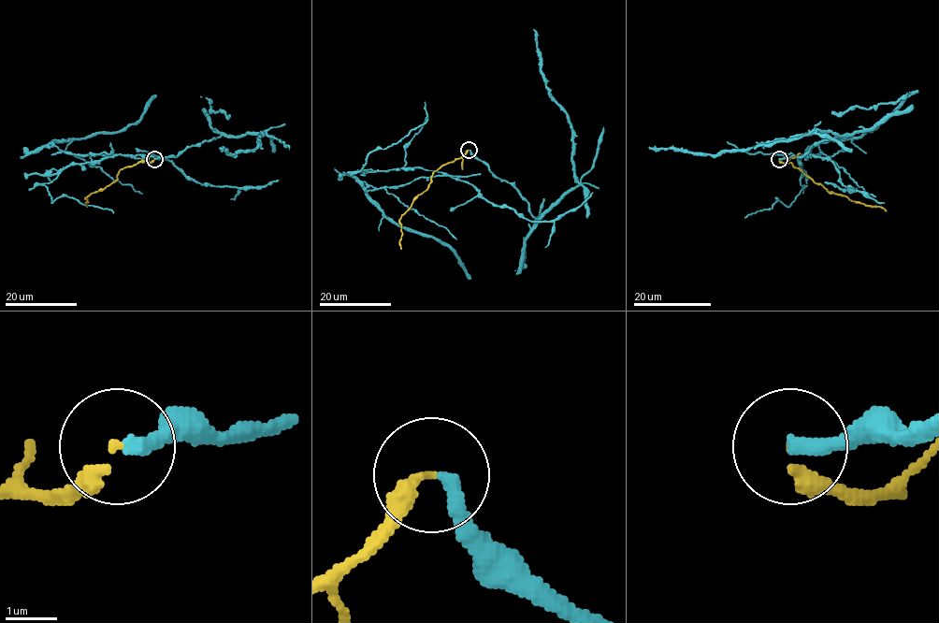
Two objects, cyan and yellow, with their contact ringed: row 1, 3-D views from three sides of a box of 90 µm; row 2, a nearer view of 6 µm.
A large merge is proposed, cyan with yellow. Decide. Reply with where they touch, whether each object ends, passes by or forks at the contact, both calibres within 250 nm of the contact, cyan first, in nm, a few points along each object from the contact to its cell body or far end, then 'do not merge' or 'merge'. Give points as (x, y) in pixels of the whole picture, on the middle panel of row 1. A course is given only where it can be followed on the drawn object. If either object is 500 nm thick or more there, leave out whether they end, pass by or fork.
place (469, 150); cyan ends; yellow ends; calibres 300 and 200 nm; course cyan (469, 150), (516, 189), (536, 219), (579, 184), (572, 159), (573, 131), (568, 114), (547, 89), (533, 30); course yellow (469, 150), (439, 167), (428, 187), (401, 216), (401, 249); do not merge

